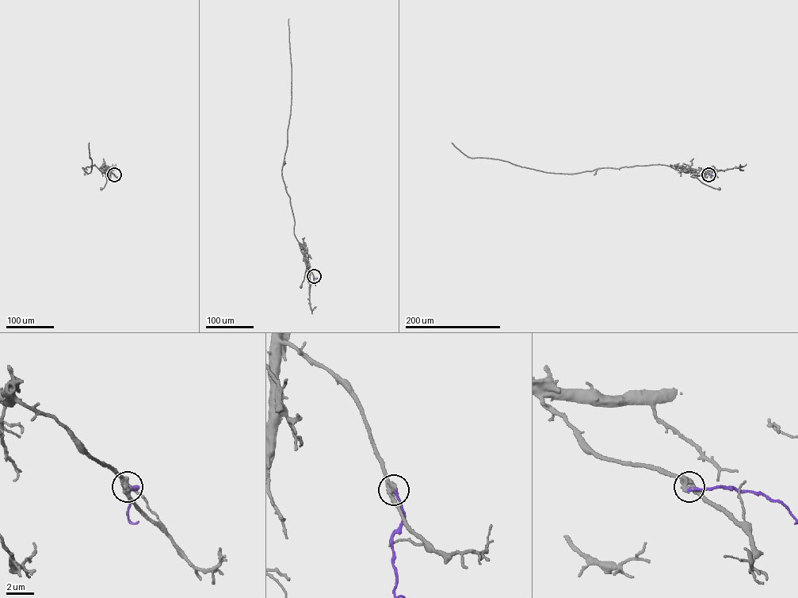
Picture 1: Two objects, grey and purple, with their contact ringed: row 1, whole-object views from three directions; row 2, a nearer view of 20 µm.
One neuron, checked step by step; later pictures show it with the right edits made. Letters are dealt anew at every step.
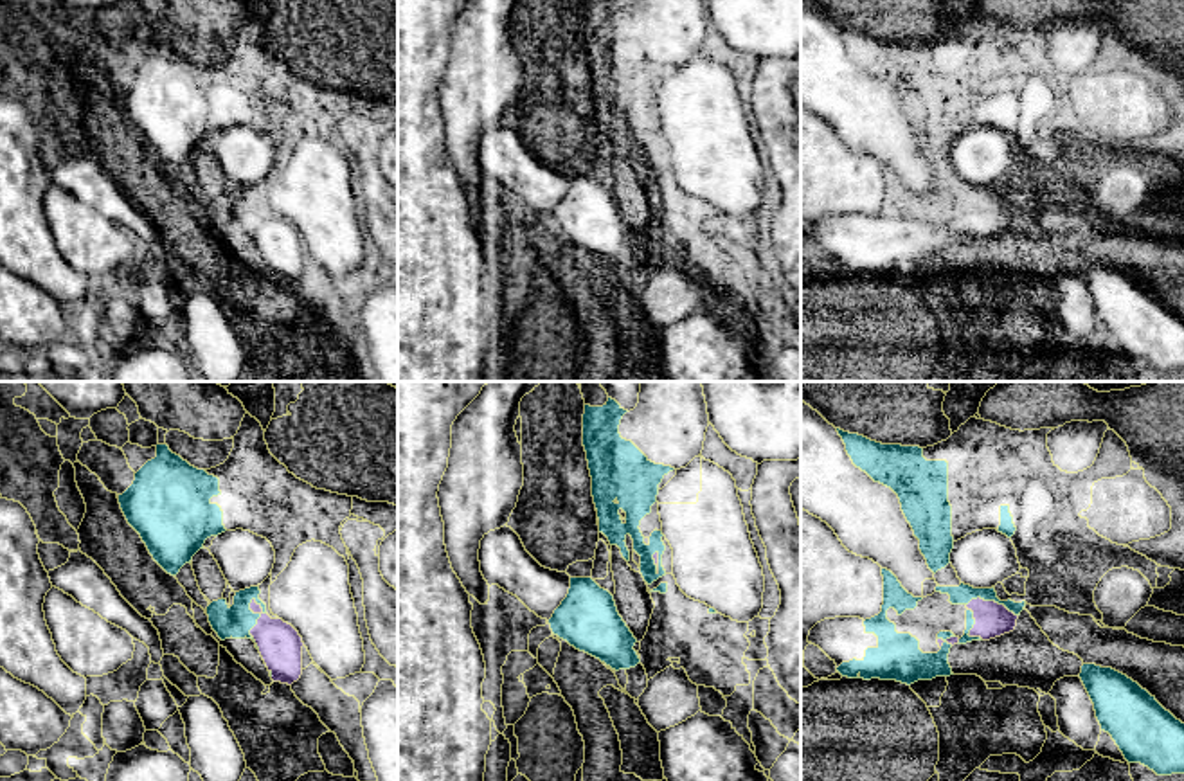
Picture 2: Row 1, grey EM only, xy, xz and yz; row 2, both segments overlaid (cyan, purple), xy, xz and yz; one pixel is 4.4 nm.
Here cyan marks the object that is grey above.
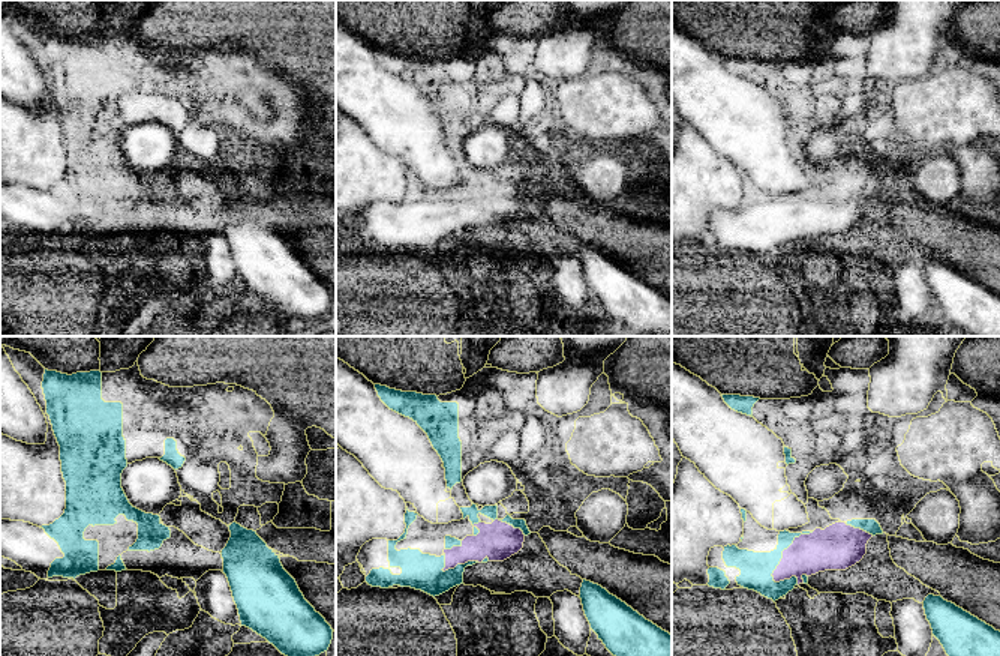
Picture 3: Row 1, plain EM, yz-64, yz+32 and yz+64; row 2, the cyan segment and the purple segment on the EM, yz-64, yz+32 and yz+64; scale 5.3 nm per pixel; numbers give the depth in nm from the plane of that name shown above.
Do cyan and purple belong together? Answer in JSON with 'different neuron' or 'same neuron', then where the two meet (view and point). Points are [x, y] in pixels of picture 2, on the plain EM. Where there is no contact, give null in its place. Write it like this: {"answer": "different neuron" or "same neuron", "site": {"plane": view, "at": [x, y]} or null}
{"answer": "different neuron", "site": {"plane": "xy", "at": [256, 220]}}

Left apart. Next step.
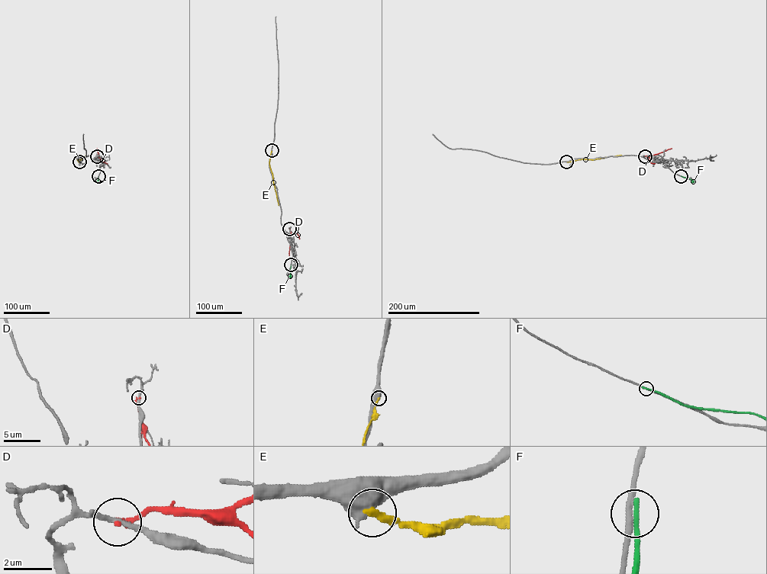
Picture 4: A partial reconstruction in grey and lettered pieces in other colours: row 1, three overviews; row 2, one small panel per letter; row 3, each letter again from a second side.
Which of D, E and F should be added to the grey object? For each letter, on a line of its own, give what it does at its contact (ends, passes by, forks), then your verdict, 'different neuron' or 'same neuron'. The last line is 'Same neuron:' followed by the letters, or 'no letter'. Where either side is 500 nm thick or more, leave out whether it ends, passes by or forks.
D: it ends there; different neuron
E: different neuron
F: it ends there; different neuron
Same neuron: no letter

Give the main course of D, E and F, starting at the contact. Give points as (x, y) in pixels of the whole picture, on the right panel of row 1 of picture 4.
D: (645, 156), (671, 148)
E: (566, 161), (621, 155)
F: (681, 176), (694, 182)

